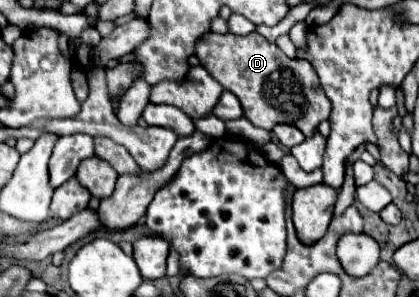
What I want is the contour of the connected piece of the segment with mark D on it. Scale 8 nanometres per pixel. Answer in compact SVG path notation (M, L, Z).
M208 31L196 41L194 55L224 89L238 97L244 117L256 127L270 131L278 123L290 123L304 129L304 135L308 137L314 133L318 123L330 115L330 101L324 97L324 89L312 65L308 65L306 59L286 57L278 45L268 43L256 31L244 37Z

